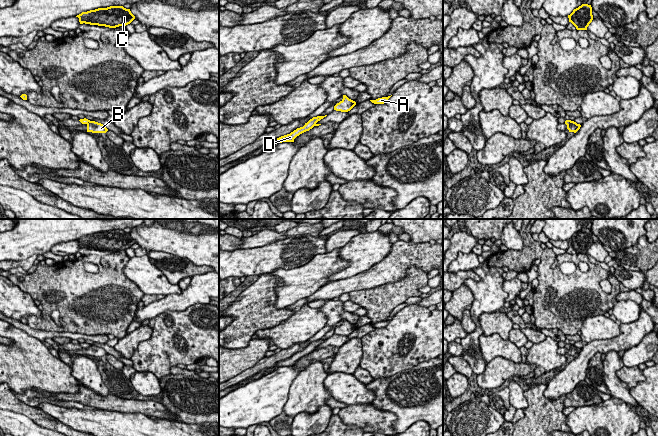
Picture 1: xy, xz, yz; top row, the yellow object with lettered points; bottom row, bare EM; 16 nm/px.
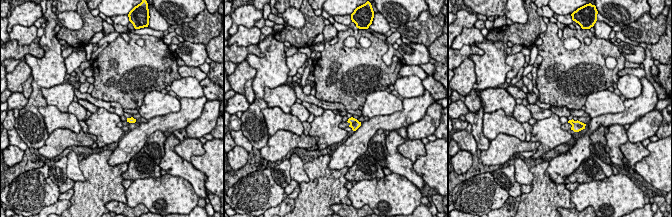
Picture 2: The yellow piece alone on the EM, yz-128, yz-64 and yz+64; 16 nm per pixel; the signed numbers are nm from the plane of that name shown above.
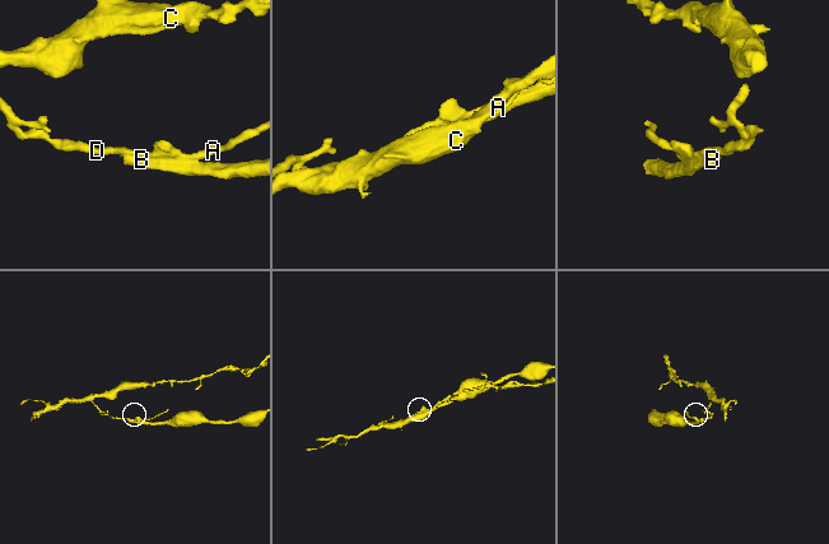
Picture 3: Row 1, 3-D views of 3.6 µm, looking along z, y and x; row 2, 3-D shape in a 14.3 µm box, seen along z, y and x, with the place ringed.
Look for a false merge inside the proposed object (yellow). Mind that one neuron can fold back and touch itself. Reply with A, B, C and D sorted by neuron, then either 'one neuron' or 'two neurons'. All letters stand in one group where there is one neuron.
A C D / B | two neurons

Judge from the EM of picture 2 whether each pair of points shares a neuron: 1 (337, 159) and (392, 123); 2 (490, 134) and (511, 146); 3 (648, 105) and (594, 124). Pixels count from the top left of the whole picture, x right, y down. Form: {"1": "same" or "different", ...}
{"1": "same", "2": "different", "3": "same"}

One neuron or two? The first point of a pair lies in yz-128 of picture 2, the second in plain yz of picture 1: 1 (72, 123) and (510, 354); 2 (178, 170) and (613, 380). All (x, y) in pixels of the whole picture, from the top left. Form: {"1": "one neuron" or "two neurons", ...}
{"1": "one neuron", "2": "one neuron"}

